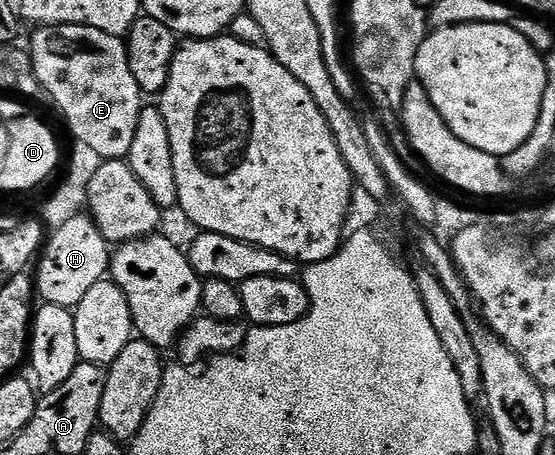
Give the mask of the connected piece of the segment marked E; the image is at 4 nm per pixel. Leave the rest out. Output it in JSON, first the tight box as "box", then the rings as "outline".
{"box":[28,23,144,161],"outline":[[[64,23],[59,27],[37,28],[30,43],[28,54],[33,61],[33,69],[41,87],[45,89],[49,100],[56,103],[74,135],[76,141],[89,145],[100,155],[103,161],[123,159],[130,154],[136,127],[144,106],[144,96],[136,77],[132,74],[128,61],[126,42],[119,36],[105,33],[91,26]]]}

